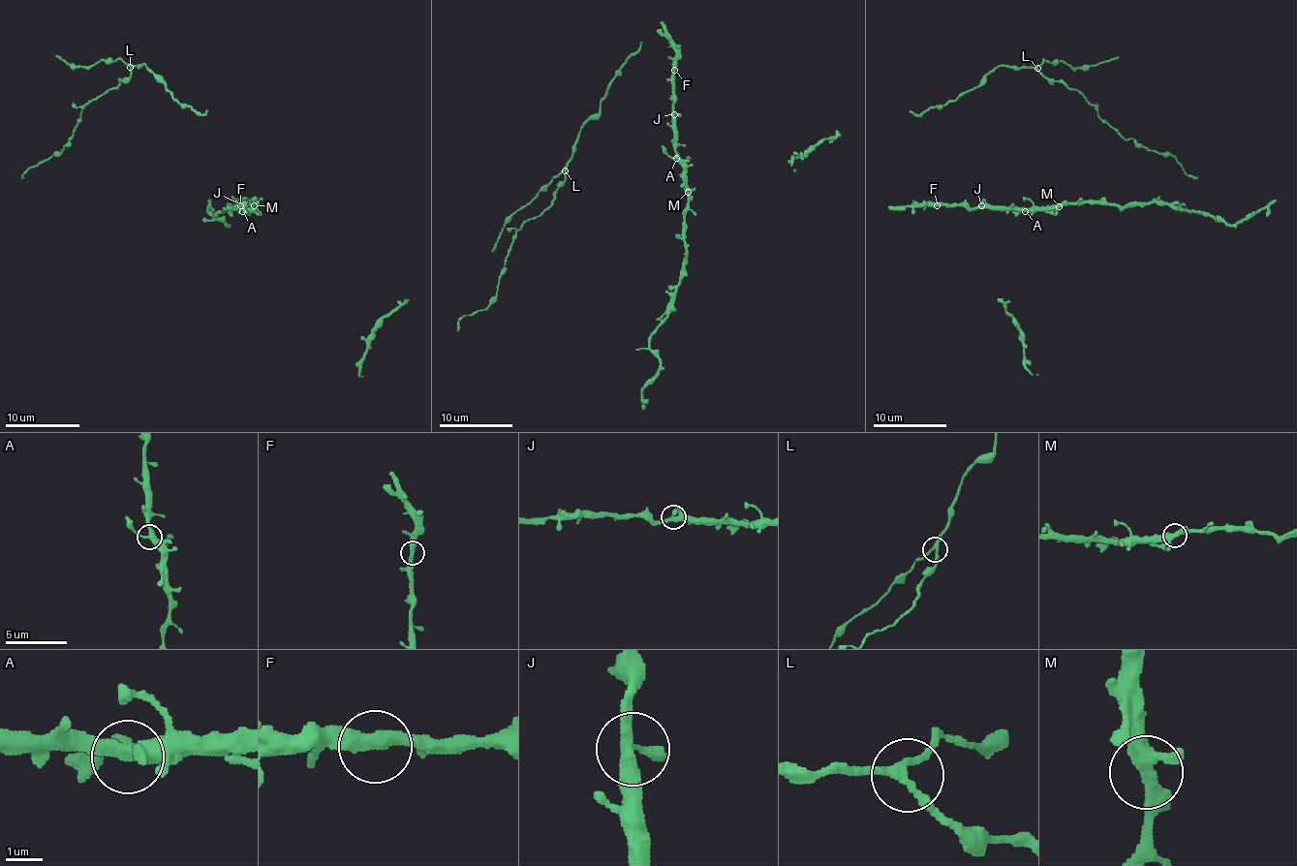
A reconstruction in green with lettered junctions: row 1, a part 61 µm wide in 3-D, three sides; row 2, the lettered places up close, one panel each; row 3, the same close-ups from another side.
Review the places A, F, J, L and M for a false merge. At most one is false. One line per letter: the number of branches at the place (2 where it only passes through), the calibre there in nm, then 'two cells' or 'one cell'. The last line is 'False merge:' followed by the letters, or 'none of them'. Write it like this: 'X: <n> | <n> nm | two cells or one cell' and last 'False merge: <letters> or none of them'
A: 3 | 360 nm | one cell
F: 2 | 400 nm | one cell
J: 2 | 440 nm | one cell
L: 3 | 200 nm | one cell
M: 3 | 360 nm | one cell
False merge: none of them

